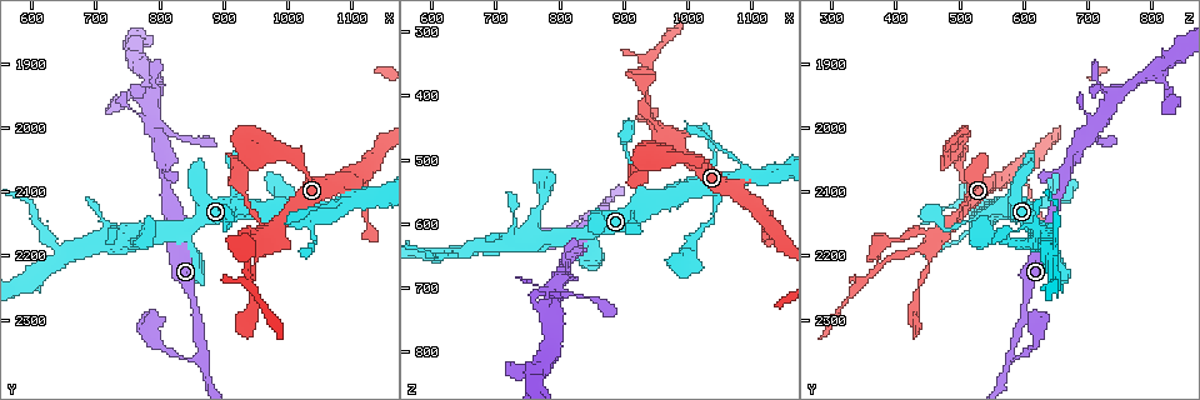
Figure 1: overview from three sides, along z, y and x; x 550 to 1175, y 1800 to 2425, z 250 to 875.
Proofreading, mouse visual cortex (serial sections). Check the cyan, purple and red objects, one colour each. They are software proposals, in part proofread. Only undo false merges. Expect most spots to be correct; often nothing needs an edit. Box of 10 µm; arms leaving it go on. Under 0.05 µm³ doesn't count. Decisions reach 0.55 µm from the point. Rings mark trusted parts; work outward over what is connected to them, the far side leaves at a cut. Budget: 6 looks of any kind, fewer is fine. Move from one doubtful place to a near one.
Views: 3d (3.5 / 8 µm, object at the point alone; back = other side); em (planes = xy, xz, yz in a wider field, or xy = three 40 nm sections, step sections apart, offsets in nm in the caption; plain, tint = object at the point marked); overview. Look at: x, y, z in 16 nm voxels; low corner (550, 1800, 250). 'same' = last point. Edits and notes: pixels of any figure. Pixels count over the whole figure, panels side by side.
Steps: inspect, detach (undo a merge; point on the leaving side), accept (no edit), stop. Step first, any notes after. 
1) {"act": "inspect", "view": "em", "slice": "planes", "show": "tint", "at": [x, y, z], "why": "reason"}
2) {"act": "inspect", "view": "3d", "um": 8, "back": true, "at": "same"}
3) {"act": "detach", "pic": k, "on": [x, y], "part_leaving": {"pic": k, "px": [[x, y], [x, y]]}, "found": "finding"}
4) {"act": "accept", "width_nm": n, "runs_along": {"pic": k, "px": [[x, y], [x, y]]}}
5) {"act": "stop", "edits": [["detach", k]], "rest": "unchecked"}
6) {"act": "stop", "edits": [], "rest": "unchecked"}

{"act": "inspect", "view": "3d", "um": 3.5, "at": [860, 2355, 585]}

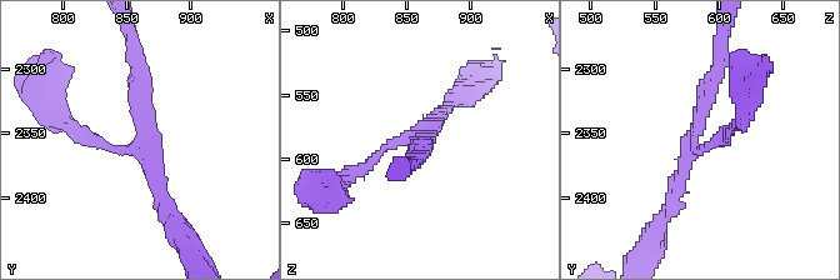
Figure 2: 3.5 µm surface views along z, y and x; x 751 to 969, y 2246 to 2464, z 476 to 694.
{"act": "inspect", "view": "em", "slice": "xy", "step": 1, "show": "plain", "at": [864, 2354, 582], "arms": 3, "arm_widths_nm": [150, 200, 200], "why": "now the EM"}

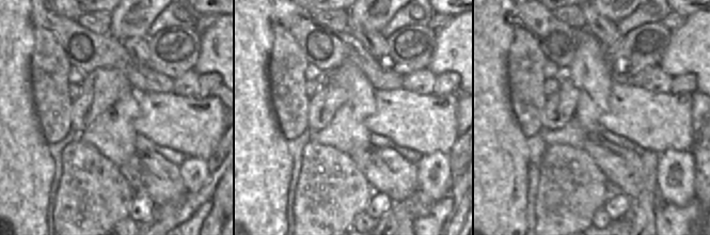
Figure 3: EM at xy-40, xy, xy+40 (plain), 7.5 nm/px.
{"act": "inspect", "view": "em", "slice": "xy", "step": 1, "show": "tint", "at": "same"}

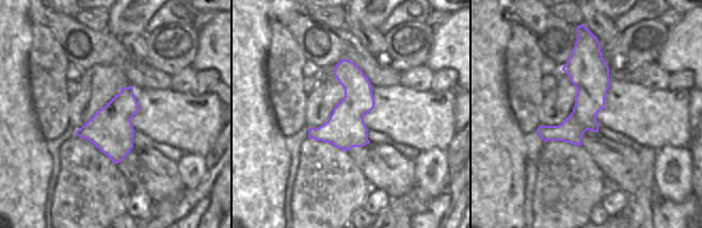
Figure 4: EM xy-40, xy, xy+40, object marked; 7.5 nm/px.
{"act": "accept", "runs_along": {"pic": 2, "px": [[136, 61], [144, 138], [109, 149], [79, 130]]}, "found": "continuous, no second cell"}

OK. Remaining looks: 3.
{"act": "inspect", "view": "3d", "um": 3.5, "at": [660, 2190, 640], "why": "branch point"}

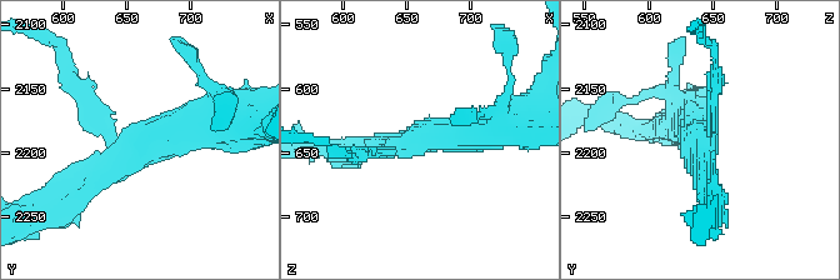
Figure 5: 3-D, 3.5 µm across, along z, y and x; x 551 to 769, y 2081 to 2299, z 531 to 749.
{"act": "detach", "pic": 5, "on": [83, 105], "part_leaving": {"pic": 5, "px": [[116, 138], [46, 38]]}, "found": "a second cell is stuck on"}

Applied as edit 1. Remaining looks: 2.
{"act": "stop", "edits": [["detach", 5]], "rest": "unchecked"}

